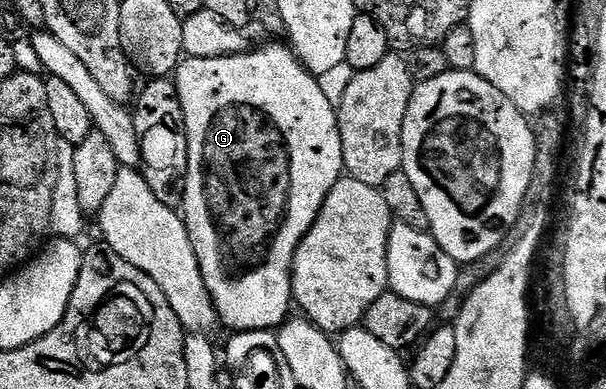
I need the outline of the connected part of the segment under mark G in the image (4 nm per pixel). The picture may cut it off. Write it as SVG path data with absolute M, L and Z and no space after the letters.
M288 45L265 46L262 50L250 49L243 54L228 54L226 58L190 58L186 57L175 71L177 95L185 117L185 135L189 145L189 171L185 177L183 195L183 217L189 233L195 256L207 284L207 292L217 309L220 325L230 326L233 332L268 331L273 332L290 317L293 300L293 257L307 232L315 224L331 188L343 177L345 161L343 144L337 123L337 111L323 96L318 79L310 74Z

